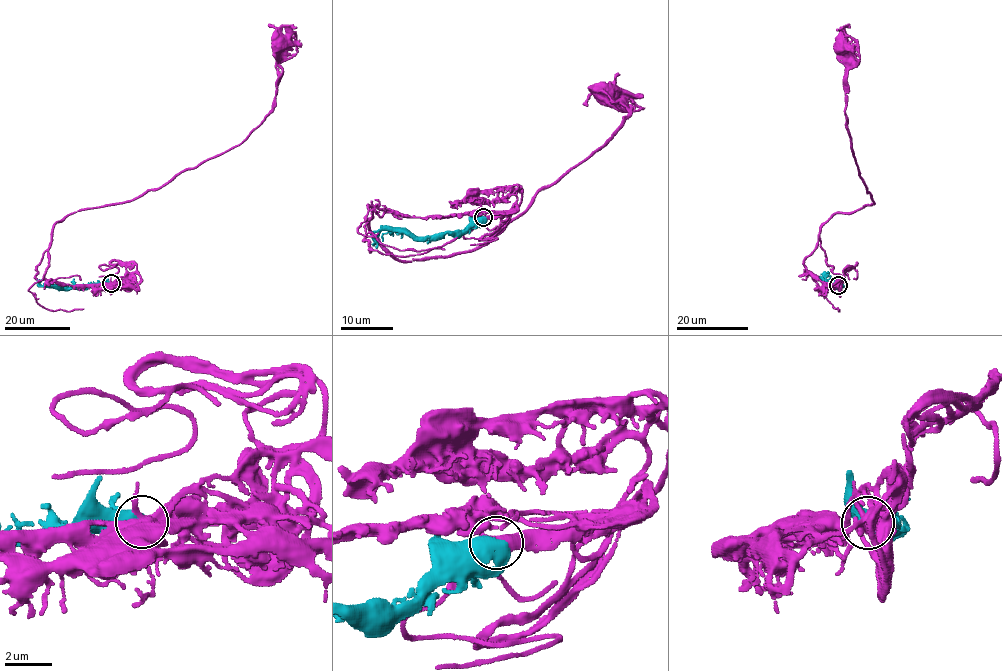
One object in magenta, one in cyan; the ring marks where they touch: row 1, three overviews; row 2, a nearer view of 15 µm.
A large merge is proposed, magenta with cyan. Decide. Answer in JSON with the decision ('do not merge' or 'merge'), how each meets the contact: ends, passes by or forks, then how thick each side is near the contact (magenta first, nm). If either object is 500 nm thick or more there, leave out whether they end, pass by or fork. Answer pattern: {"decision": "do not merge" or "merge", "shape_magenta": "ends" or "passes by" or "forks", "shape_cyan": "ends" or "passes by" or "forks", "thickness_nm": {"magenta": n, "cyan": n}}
{"decision": "merge", "thickness_nm": {"magenta": 400, "cyan": 650}}

